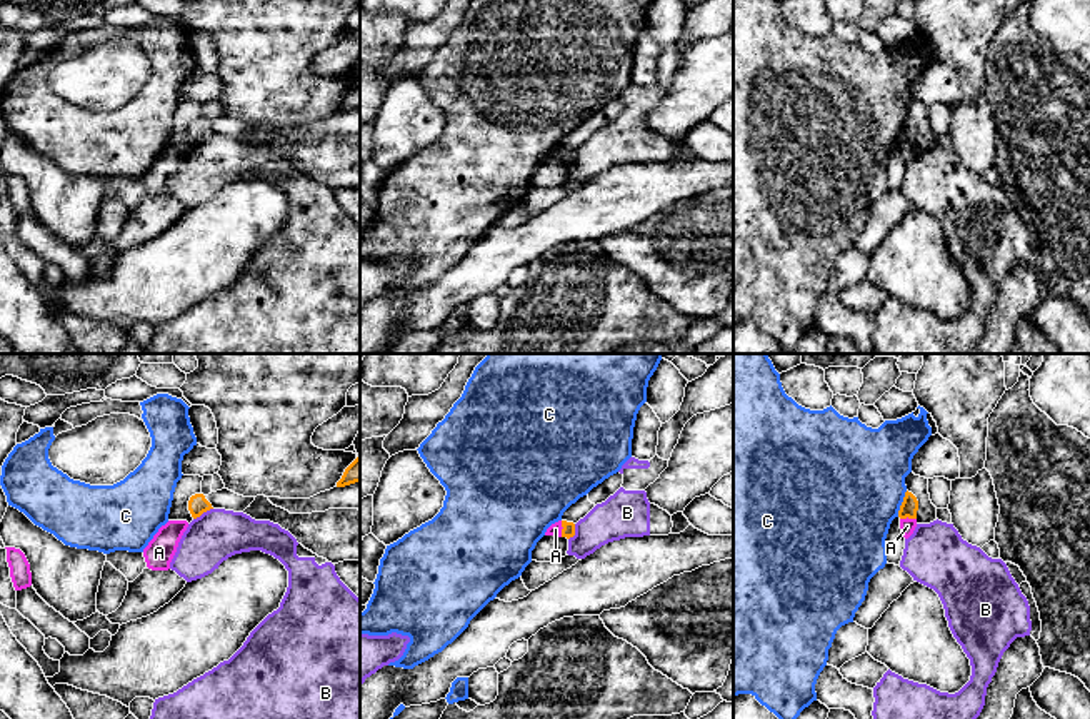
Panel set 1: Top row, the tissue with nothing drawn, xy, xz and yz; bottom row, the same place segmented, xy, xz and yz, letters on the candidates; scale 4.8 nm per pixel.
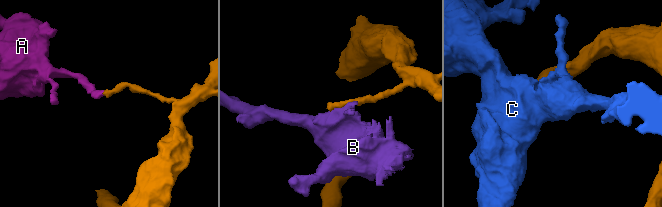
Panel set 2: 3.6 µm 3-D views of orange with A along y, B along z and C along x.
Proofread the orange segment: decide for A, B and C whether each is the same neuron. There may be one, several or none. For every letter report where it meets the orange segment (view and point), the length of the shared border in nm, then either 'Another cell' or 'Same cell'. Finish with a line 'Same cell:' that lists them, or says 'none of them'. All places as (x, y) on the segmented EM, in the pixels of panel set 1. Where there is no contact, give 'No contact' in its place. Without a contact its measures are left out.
A: Touches orange at xz (562, 529). Shared border 80 nm. Another cell
B: Touches orange at xy (202, 512). Shared border 110 nm. Another cell
C: Touches orange at yz (902, 504). Shared border 140 nm. Another cell
Same cell: none of them

